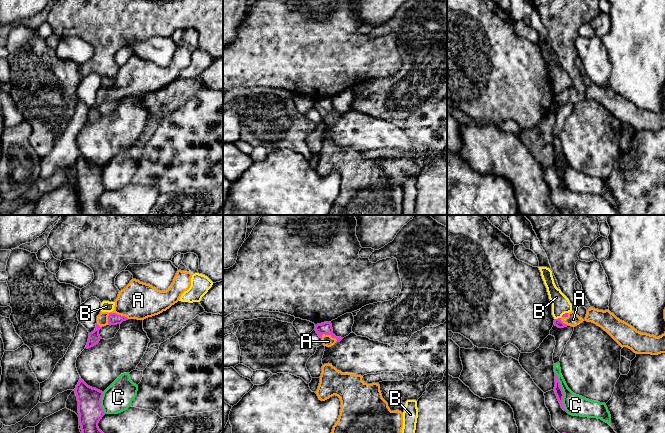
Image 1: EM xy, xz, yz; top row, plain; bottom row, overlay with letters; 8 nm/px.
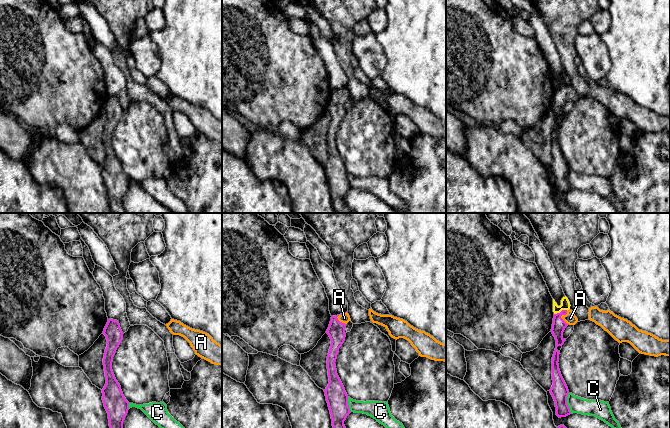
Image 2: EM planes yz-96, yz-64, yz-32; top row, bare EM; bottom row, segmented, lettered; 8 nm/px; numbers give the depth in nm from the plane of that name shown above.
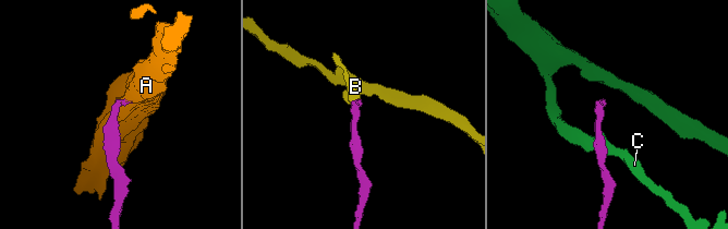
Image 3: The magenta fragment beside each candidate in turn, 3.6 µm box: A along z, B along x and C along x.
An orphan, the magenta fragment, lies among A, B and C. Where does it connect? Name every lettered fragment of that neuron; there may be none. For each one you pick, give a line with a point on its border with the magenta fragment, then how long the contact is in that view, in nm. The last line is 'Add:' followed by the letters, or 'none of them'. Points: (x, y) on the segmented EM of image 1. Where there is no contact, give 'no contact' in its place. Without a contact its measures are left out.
A: xy (113, 313) | 180 nm
Add: A

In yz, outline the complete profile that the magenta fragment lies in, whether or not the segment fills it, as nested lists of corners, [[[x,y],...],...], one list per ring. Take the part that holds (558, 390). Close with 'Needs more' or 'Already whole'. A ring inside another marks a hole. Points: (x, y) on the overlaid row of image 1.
[[[555,374],[555,387],[554,387],[554,391],[555,391],[555,394],[557,396],[558,401],[559,401],[559,403],[561,405],[561,408],[564,411],[566,411],[565,408],[564,408],[564,405],[562,403],[563,397],[564,397],[564,393],[563,393],[563,390],[562,390],[562,388],[560,386],[560,382],[558,381],[558,376],[556,374]]]. Already whole

